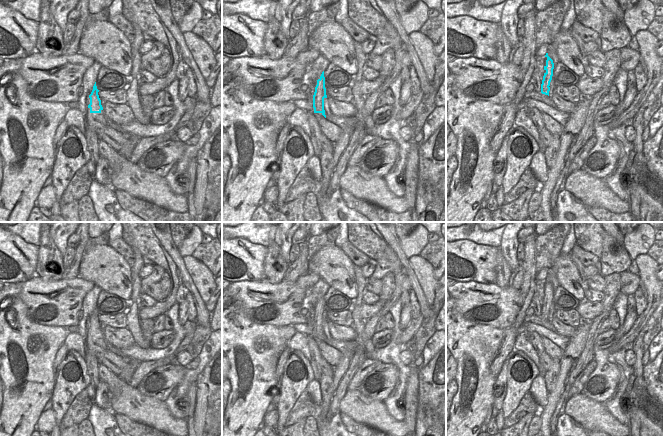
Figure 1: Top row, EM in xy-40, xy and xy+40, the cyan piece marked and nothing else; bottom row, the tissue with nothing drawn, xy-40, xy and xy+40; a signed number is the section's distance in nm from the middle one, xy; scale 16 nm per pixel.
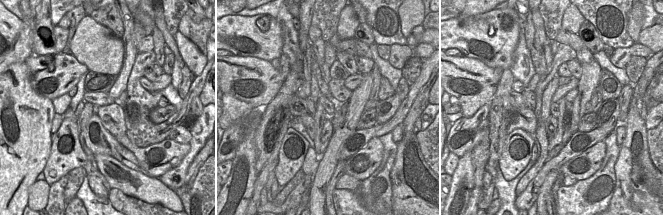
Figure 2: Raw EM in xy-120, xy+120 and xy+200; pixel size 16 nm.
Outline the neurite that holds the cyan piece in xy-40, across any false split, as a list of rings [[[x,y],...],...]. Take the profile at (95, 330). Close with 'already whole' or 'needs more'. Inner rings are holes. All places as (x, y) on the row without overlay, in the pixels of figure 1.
[[[96,306],[93,310],[93,314],[89,319],[90,328],[87,331],[86,347],[93,354],[101,353],[107,349],[106,340],[101,329],[101,324],[98,319]]]; needs more

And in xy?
[[[324,295],[322,296],[320,302],[317,304],[317,309],[315,311],[315,316],[313,319],[313,334],[312,337],[317,343],[320,341],[325,341],[324,334],[324,323],[327,322],[326,312],[325,312],[325,301]]]; needs more

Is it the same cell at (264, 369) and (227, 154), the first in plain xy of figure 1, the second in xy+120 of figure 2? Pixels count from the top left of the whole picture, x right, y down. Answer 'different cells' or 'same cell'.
different cells

